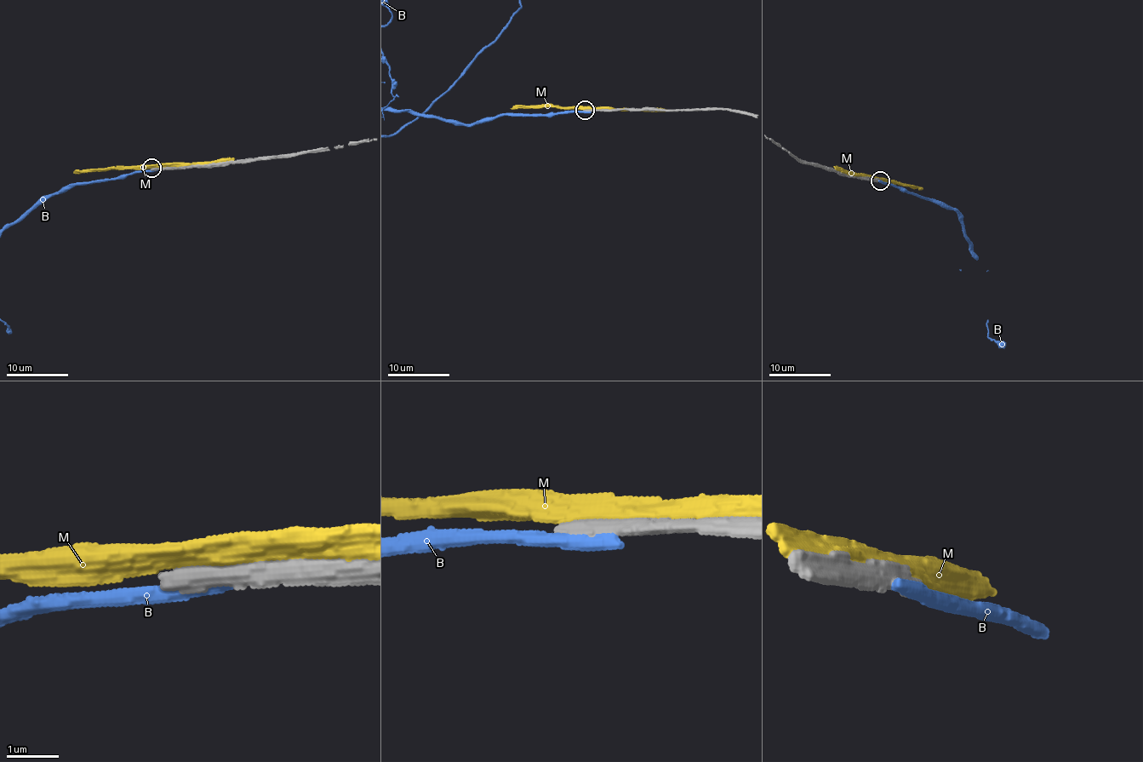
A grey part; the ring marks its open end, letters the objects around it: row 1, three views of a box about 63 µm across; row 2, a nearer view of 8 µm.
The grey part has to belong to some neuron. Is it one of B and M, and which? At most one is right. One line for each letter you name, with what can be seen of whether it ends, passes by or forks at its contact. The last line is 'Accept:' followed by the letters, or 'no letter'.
Accept: no letter

